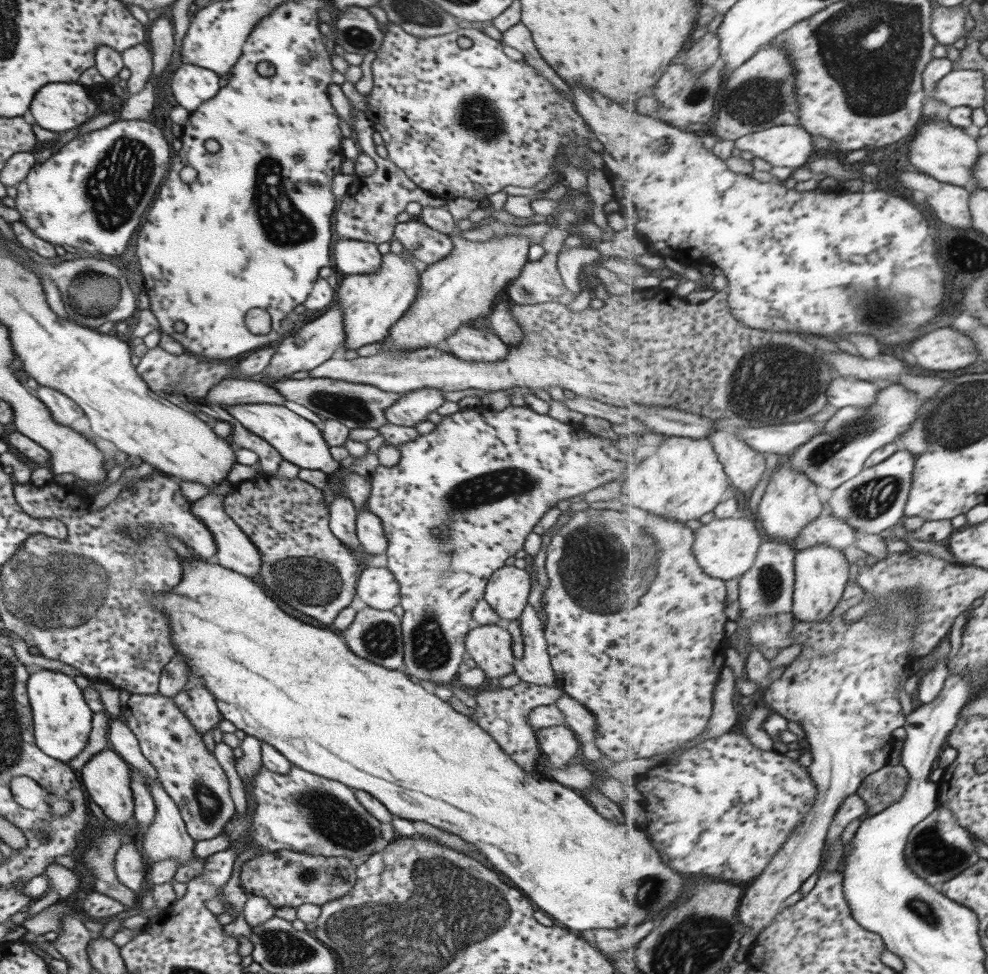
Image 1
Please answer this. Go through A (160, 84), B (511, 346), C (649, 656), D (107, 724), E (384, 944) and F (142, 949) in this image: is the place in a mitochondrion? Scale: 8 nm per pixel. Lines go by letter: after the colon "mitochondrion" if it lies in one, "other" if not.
A: other
B: other
C: other
D: other
E: mitochondrion
F: other

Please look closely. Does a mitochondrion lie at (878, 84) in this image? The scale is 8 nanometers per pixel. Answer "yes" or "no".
yes

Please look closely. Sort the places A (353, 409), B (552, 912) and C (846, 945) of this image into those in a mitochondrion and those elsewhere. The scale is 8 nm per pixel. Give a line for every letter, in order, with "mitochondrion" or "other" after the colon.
A: mitochondrion
B: other
C: other

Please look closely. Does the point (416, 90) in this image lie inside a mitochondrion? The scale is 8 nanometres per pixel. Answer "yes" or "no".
no

